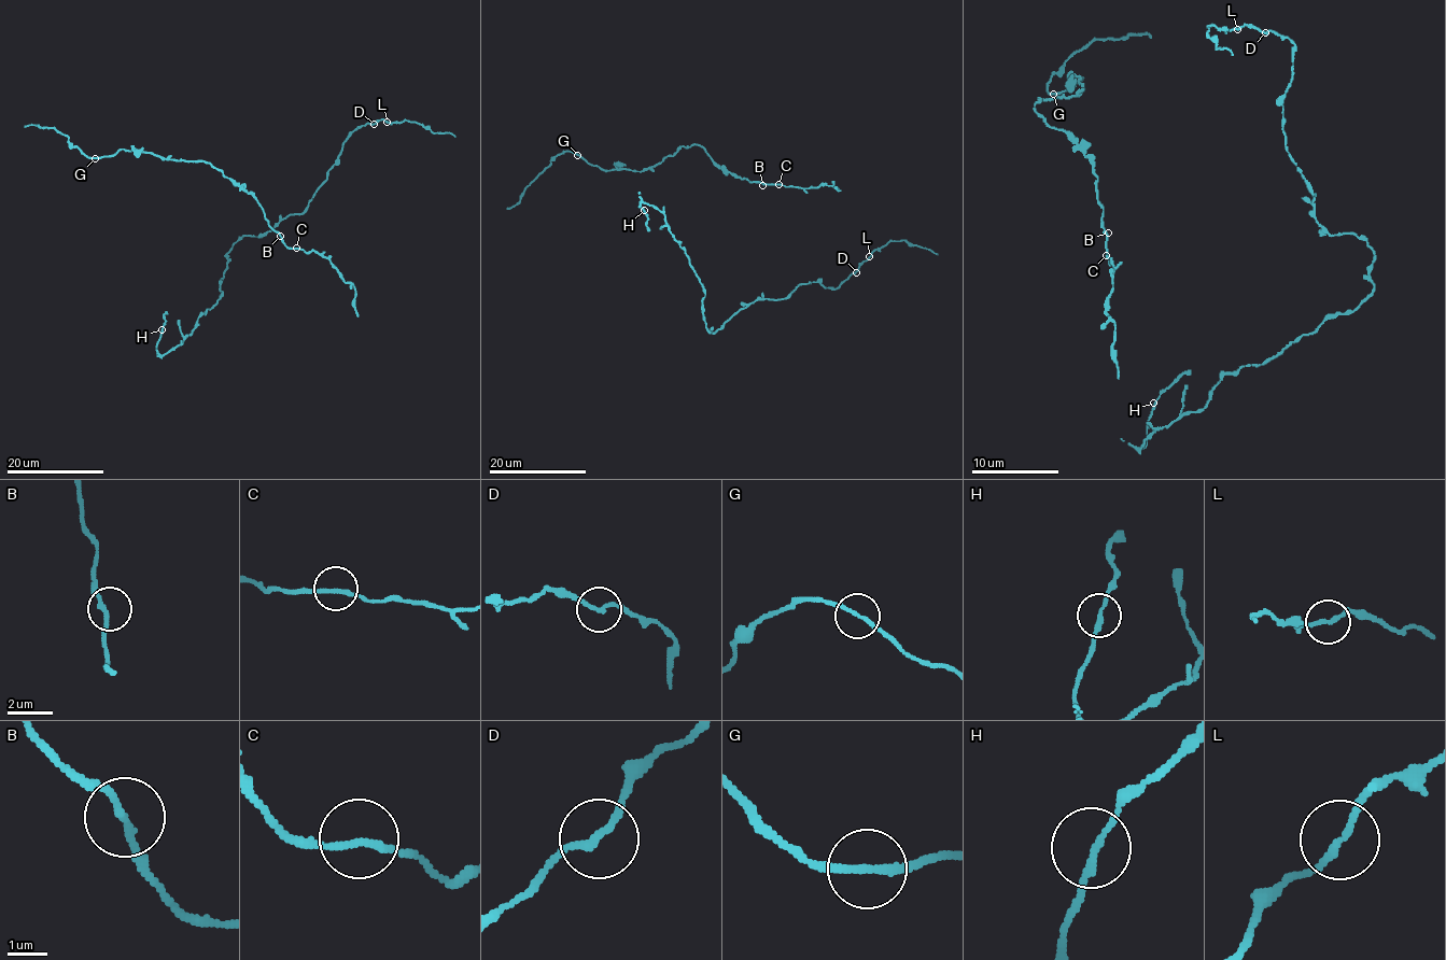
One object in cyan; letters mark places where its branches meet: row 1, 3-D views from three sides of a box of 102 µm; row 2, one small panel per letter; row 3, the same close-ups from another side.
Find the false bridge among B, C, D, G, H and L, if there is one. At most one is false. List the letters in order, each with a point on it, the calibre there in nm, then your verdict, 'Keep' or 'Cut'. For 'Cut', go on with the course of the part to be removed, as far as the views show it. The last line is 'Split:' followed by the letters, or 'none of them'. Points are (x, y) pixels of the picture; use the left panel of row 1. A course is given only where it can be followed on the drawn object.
B: Place: (280, 236). Thickness 180 nm. Keep
C: Place: (296, 248). Thickness 180 nm. Keep
D: Place: (374, 124). Thickness 170 nm. Keep
G: Place: (95, 158). Thickness 180 nm. Keep
H: Place: (162, 329). Thickness 170 nm. Keep
L: Place: (387, 122). Thickness 170 nm. Keep
Split: none of them

